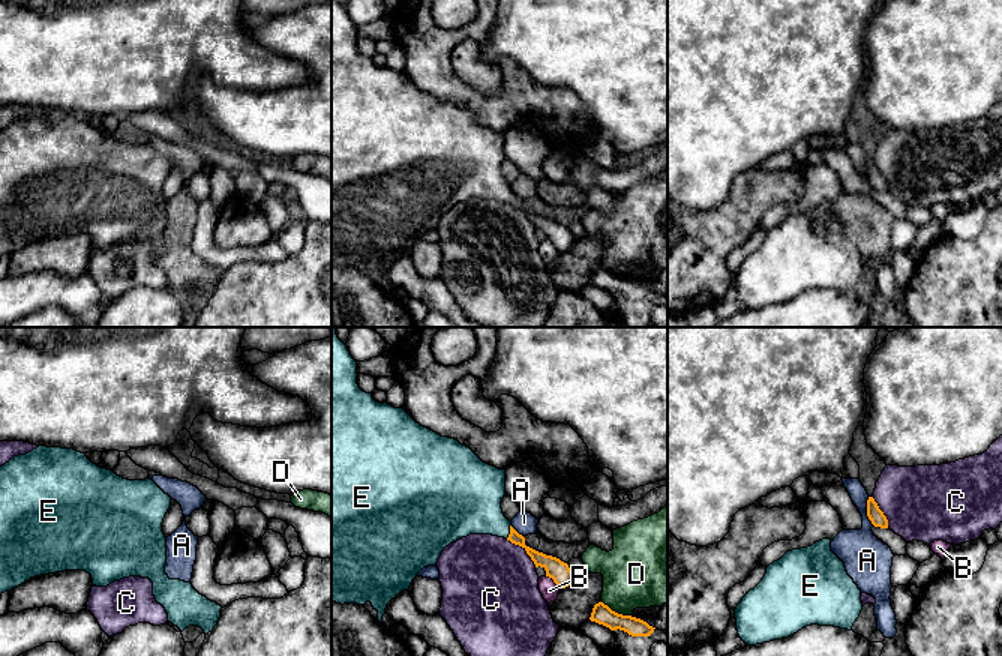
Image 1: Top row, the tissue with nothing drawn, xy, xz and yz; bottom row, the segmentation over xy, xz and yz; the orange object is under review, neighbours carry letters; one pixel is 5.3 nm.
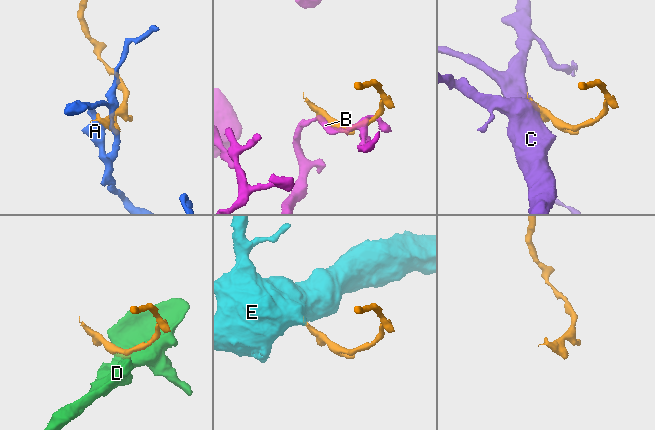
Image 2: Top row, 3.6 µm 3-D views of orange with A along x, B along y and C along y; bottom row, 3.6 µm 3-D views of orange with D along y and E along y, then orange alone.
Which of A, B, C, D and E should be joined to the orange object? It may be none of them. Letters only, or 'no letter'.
E

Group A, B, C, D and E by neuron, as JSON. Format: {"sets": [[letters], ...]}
{"sets": [["A"], ["B"], ["C"], ["D"], ["E"]]}

